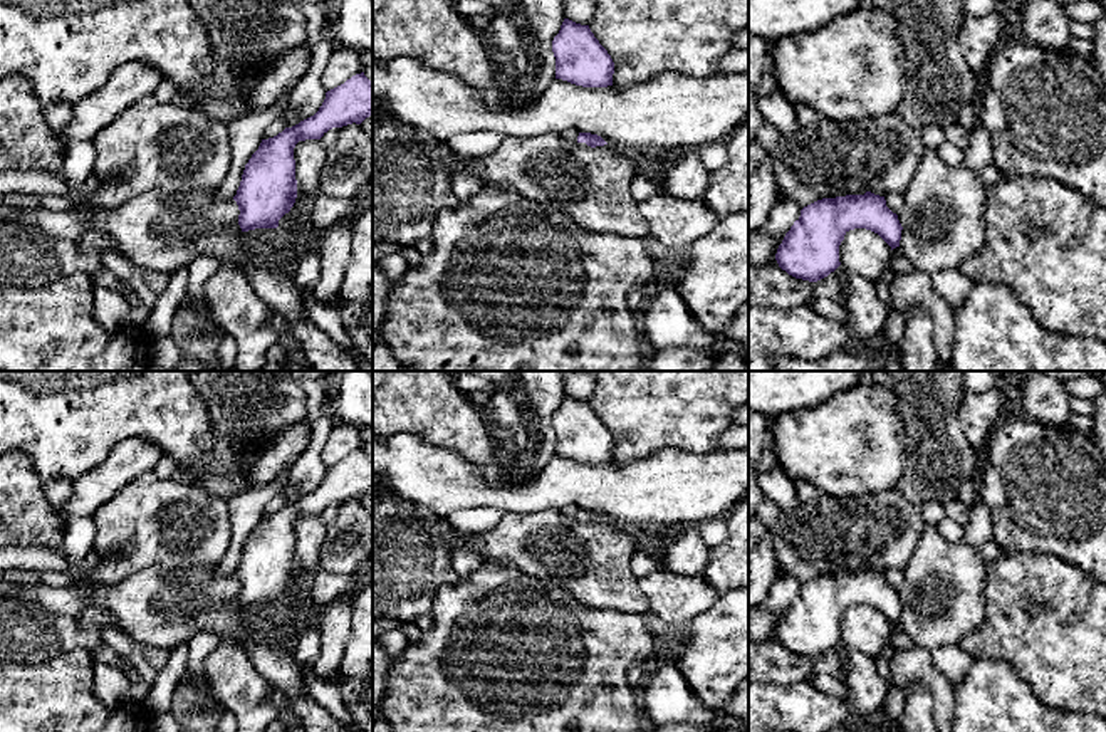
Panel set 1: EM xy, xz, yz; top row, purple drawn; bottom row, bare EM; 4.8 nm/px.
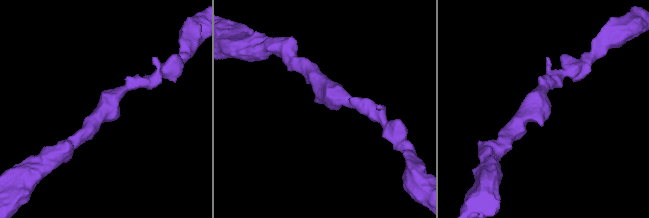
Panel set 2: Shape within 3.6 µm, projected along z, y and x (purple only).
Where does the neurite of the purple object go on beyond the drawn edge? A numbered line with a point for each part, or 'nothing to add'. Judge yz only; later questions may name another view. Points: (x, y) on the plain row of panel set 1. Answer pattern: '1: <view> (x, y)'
1: yz (898, 640)

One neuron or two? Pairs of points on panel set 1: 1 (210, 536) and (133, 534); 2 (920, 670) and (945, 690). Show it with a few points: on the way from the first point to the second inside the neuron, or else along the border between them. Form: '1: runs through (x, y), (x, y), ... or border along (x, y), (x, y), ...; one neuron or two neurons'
1: runs through (192, 534), (151, 534); one neuron
2: runs through (927, 674), (939, 685); one neuron

